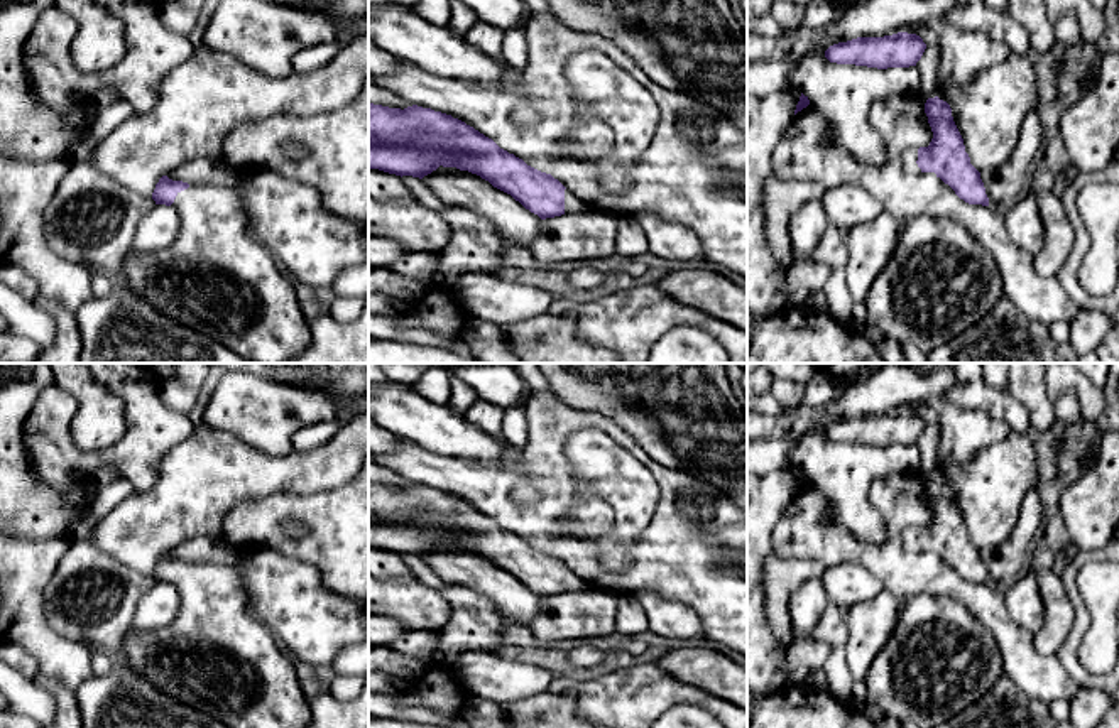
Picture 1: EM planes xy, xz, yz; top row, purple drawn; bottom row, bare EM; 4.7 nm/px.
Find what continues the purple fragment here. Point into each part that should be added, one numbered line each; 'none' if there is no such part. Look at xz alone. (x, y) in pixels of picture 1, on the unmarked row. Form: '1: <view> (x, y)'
1: xz (573, 583)

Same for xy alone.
1: xy (215, 657)

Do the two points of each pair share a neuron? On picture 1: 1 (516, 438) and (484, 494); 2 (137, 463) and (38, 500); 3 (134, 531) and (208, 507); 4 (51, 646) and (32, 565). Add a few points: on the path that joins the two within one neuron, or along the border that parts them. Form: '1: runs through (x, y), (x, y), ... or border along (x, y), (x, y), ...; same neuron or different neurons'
1: border along (523, 407), (528, 418), (528, 445), (524, 448); different neurons
2: border along (38, 472), (43, 482), (63, 494), (88, 483); different neurons
3: runs through (152, 522), (178, 507), (190, 507); same neuron
4: runs through (31, 625), (31, 585); same neuron

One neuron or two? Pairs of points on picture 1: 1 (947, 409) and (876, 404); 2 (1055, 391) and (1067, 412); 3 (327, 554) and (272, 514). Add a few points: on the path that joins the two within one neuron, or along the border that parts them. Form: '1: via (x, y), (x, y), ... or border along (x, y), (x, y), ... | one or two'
1: via (930, 394), (893, 394) | one
2: border along (1065, 391), (1075, 394), (1082, 421) | two
3: via (310, 548), (291, 548), (274, 531) | one

